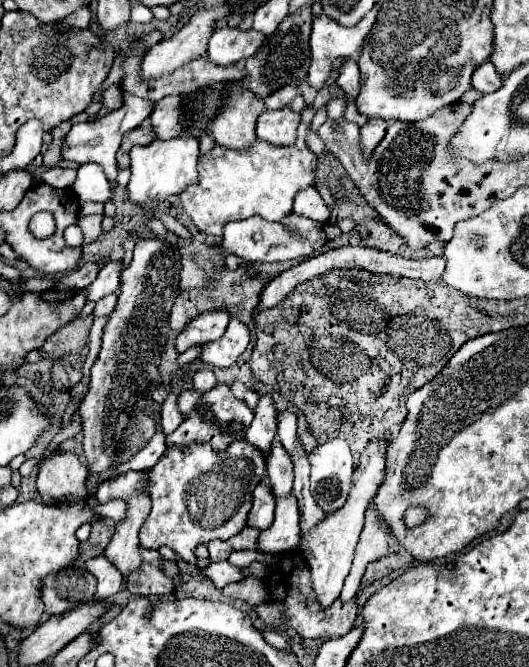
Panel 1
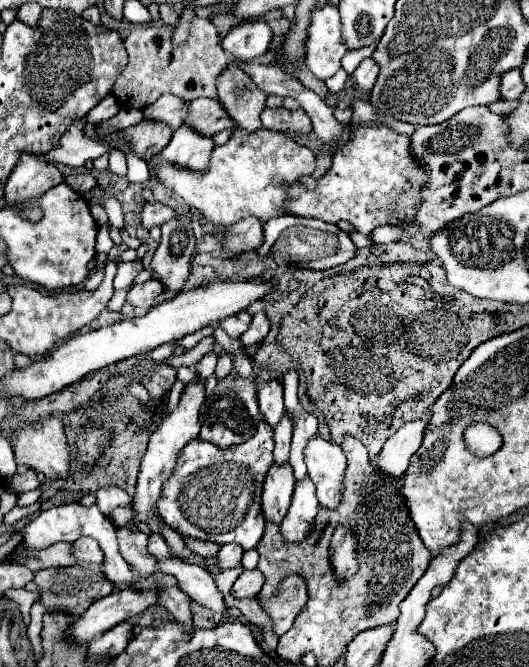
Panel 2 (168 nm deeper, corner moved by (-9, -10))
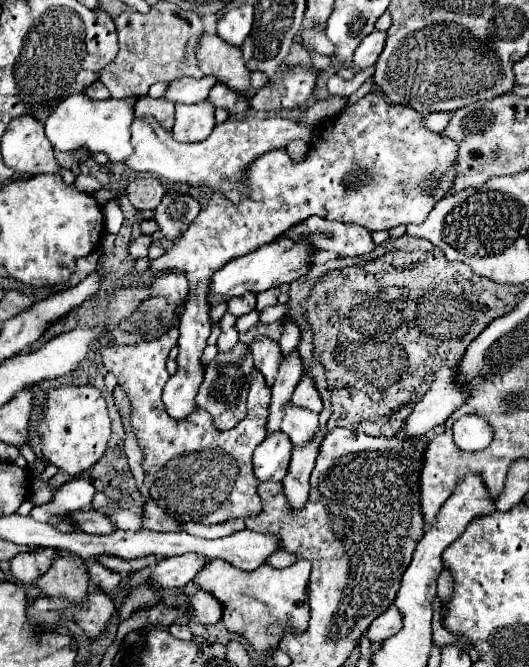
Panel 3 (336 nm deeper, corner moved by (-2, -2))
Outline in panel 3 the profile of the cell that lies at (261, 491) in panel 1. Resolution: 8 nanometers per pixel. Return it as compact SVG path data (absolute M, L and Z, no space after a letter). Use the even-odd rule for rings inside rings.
M268 432L264 442L256 446L252 464L254 464L254 476L264 482L280 482L286 474L286 468L290 464L290 452L292 452L292 442L284 432Z

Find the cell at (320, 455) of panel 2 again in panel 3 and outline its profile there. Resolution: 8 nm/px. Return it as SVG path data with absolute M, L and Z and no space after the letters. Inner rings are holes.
M286 402L284 418L280 430L290 436L292 444L304 444L318 432L318 414L308 412L308 408L296 408L292 402Z

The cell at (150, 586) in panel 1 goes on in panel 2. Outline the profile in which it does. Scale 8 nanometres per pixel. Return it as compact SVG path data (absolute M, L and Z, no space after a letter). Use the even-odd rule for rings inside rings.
M117 528L117 538L119 552L127 560L127 564L137 572L139 578L149 578L157 570L157 560L147 548L149 536L141 532L131 534L125 528Z

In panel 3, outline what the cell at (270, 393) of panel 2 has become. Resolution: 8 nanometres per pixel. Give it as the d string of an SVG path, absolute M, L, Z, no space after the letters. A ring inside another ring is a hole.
M258 336L250 344L250 352L254 356L254 366L264 374L268 386L274 384L274 378L278 374L278 364L282 358L280 344L268 336Z

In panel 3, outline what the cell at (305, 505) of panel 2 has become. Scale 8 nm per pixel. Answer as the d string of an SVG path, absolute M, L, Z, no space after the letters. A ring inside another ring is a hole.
M316 434L308 444L294 446L292 448L292 458L288 466L288 474L284 476L284 494L294 510L302 508L304 502L308 500L308 490L310 490L310 472L314 468L318 448L320 448L322 438Z

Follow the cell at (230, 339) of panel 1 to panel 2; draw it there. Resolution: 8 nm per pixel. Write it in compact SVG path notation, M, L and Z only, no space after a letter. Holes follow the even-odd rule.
M259 312L259 314L253 316L247 332L243 332L241 344L243 344L245 348L255 346L255 344L259 344L259 342L267 336L267 332L269 332L269 320L267 320L267 316L265 316L263 312Z

